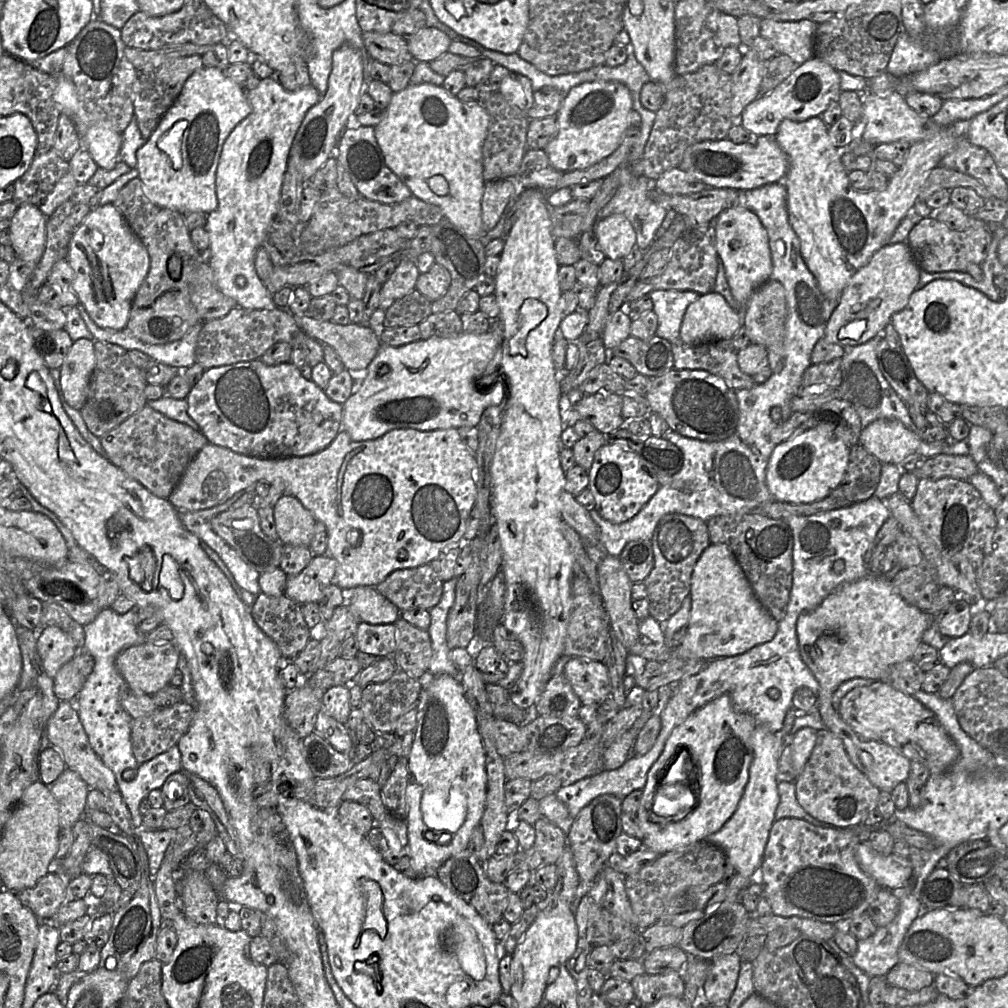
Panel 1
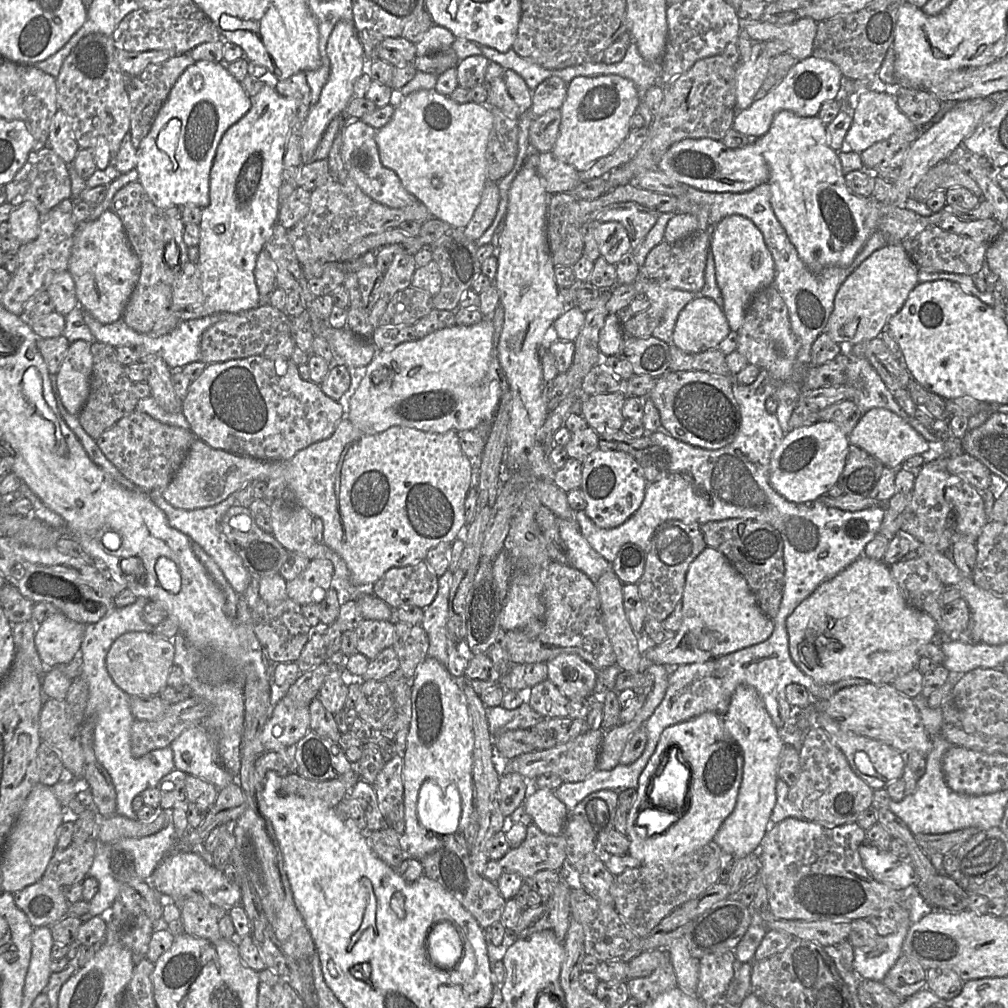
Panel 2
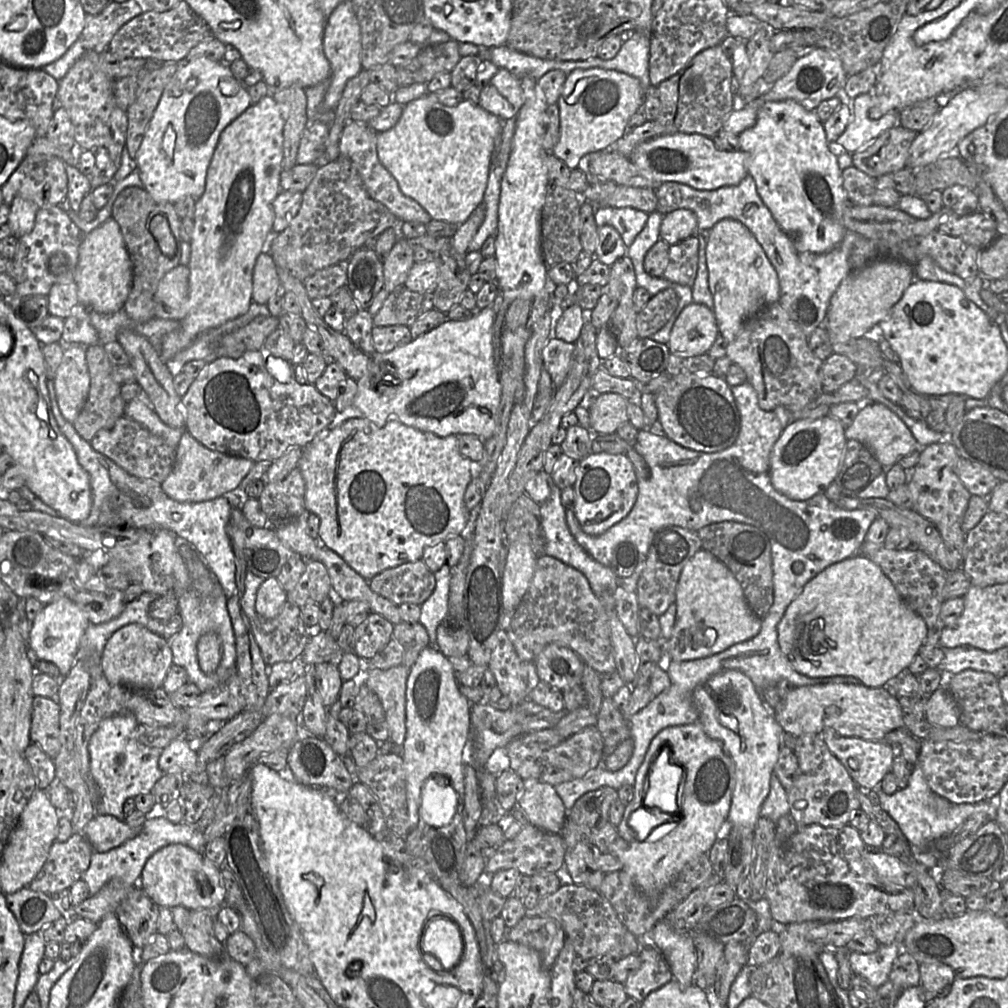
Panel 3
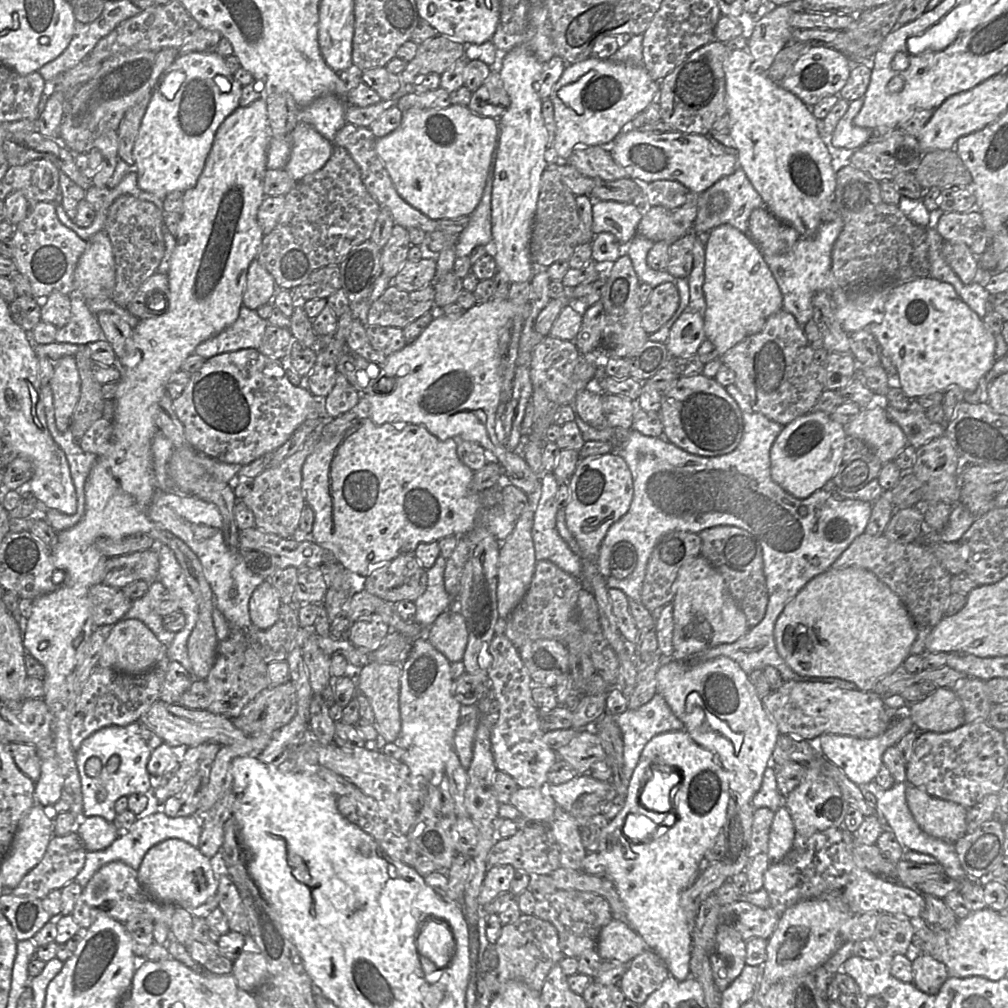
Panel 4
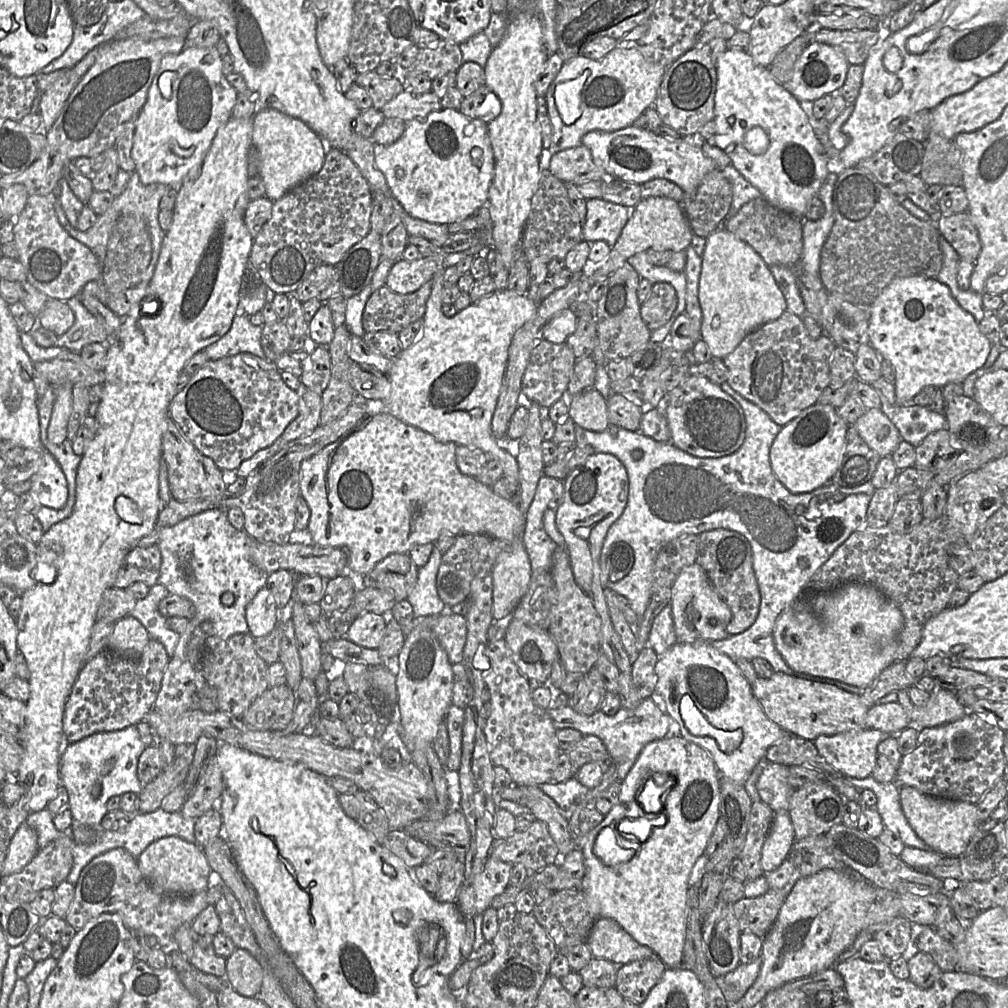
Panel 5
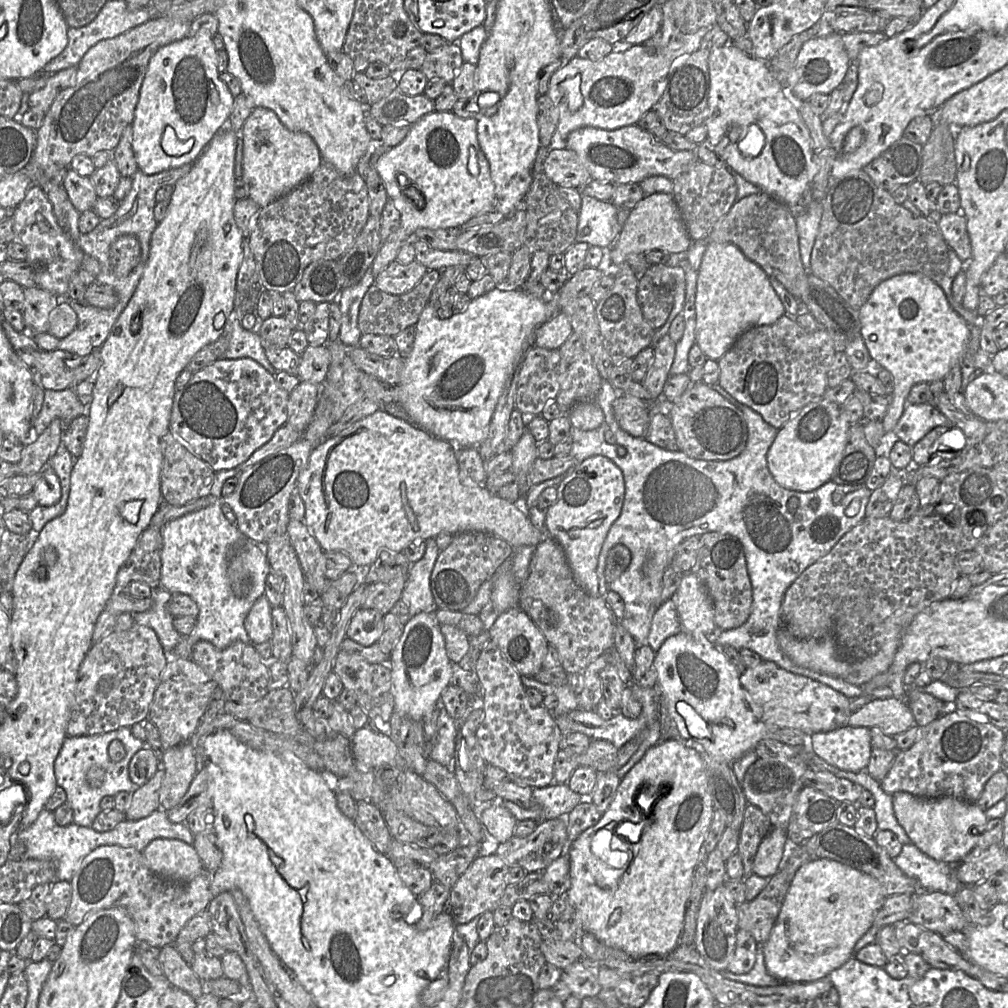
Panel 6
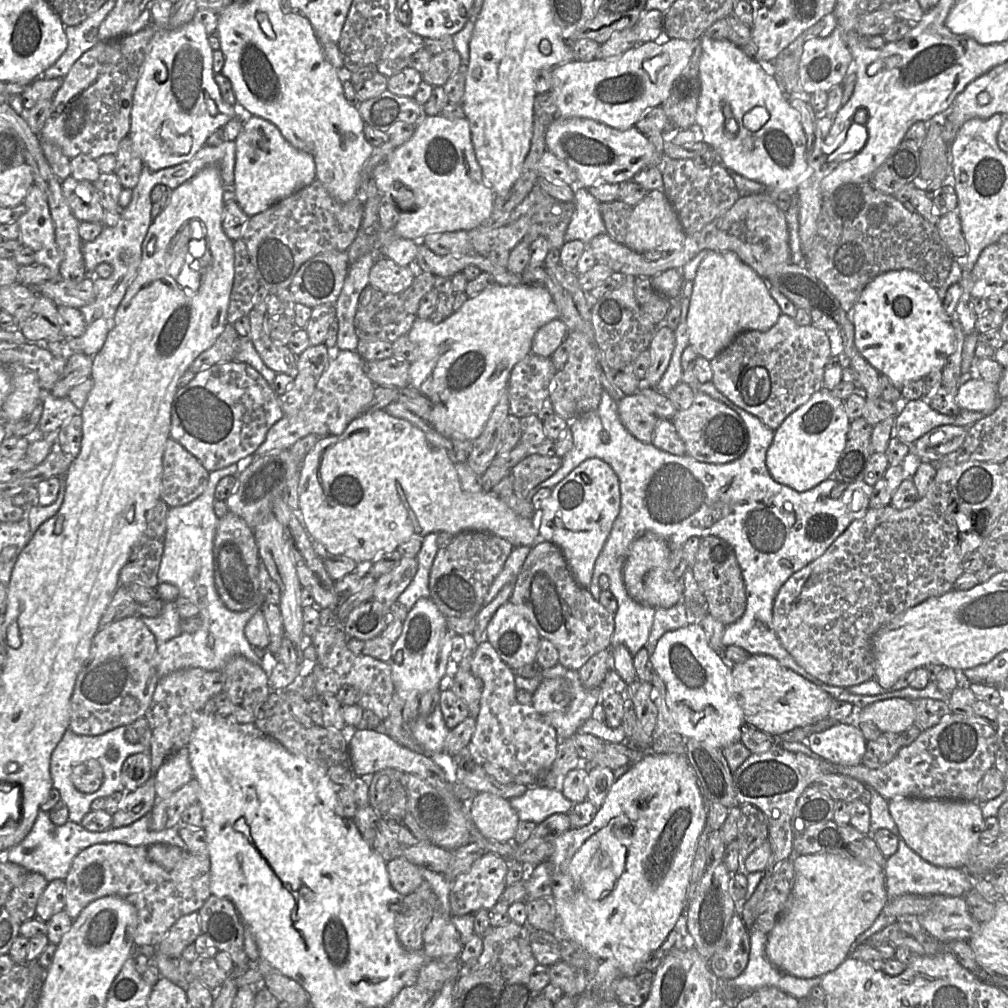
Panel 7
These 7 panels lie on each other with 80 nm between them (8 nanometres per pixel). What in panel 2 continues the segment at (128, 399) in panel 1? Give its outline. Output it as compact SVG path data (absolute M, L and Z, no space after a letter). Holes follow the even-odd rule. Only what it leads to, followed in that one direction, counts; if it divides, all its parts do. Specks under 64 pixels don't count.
M95 341L91 344L91 353L93 365L90 392L78 417L86 433L97 439L122 417L136 410L139 398L133 392L134 382L126 375L125 366L119 362L114 346Z

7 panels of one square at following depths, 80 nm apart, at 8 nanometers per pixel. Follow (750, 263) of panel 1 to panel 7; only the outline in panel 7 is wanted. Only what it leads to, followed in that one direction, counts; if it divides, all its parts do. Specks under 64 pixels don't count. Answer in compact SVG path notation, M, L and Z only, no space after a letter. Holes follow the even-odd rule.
M710 250L698 266L693 280L687 314L689 344L698 356L711 360L740 333L771 328L781 313L765 279L741 261L736 253Z

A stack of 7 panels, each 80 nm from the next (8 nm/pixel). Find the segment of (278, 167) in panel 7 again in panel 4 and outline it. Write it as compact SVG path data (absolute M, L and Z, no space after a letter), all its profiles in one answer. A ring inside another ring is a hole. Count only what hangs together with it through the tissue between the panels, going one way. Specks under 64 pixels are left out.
M299 121L291 133L291 152L284 169L299 181L324 167L333 145L311 125Z

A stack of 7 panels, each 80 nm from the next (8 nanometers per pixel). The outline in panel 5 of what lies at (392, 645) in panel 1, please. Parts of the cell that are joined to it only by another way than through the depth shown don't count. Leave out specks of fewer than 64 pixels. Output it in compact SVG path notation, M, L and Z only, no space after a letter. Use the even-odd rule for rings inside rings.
M372 612L360 614L344 638L364 648L378 649L387 627L387 617Z

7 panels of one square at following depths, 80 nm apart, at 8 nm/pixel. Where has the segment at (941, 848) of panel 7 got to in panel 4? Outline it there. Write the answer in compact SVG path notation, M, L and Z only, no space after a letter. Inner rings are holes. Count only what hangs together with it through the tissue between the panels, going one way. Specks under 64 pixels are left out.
M912 785L905 791L907 805L928 835L955 844L967 834L967 808L928 794Z

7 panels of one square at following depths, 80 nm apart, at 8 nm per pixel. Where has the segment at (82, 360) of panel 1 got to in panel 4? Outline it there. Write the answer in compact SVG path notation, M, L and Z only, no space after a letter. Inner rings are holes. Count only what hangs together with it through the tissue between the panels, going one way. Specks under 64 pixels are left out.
M64 356L55 363L50 381L53 391L55 423L59 431L69 430L80 398L81 380L74 356Z

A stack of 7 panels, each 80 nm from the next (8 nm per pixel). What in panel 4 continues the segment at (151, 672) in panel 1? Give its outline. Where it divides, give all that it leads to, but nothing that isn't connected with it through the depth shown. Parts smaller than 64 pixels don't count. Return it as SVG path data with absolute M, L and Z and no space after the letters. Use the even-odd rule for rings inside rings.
M122 619L115 623L104 643L99 666L115 671L138 675L150 670L167 654L167 647L139 619Z

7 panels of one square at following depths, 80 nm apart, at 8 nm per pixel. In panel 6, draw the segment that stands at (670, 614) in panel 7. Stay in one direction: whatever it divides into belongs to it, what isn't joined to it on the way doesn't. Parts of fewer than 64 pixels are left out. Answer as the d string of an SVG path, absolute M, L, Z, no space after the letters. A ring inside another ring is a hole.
M669 599L656 609L646 643L657 652L668 637L682 630L676 604Z

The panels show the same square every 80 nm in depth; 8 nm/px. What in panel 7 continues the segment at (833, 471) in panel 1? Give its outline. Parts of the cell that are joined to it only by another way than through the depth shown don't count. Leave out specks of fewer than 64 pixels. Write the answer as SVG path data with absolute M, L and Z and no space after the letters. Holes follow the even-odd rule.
M829 390L815 392L809 400L789 414L775 430L773 442L766 453L766 467L771 477L798 492L807 491L828 479L844 450L851 420L845 411L844 401Z

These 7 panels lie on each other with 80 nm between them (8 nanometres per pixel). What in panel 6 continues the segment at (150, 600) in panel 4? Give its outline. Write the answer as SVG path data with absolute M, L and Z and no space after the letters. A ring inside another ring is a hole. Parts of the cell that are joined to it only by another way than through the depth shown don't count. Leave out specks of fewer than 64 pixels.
M162 587L155 588L151 608L145 612L132 614L136 623L148 626L155 631L161 645L168 654L172 654L183 637L175 629L173 625L174 617L167 609L171 596L172 593L168 590Z

